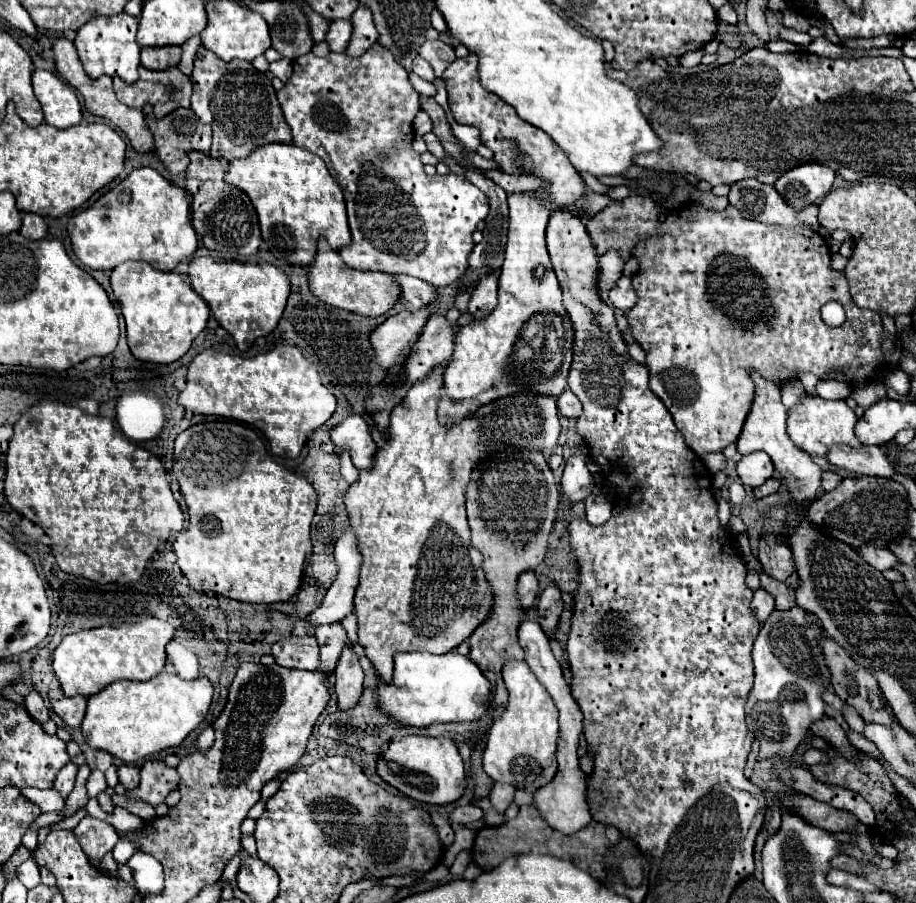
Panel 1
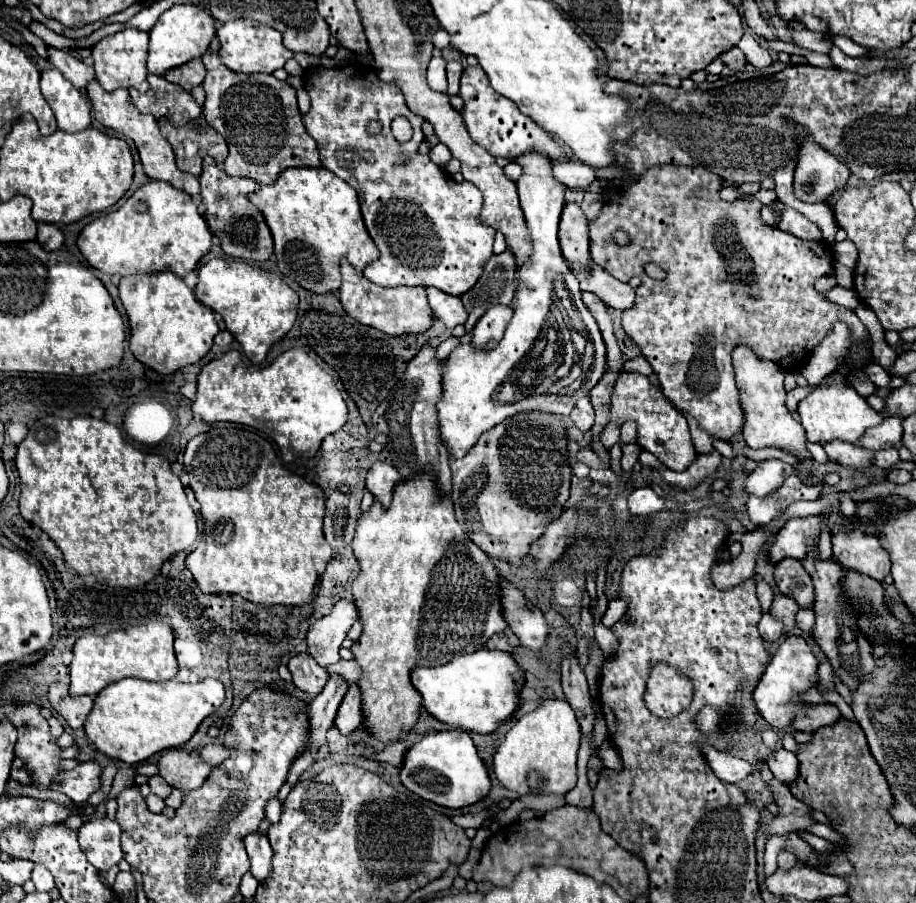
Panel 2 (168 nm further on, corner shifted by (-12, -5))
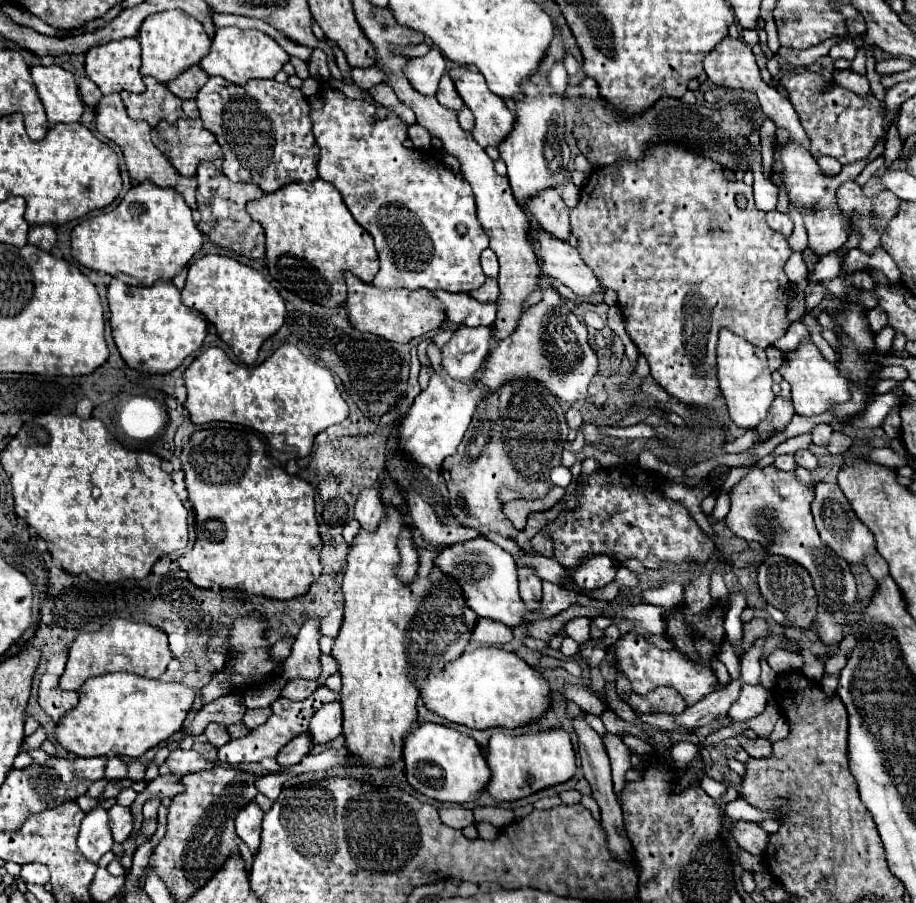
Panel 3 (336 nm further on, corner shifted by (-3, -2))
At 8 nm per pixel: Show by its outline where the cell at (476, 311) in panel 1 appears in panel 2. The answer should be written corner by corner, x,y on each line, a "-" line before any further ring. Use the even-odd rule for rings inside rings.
496,304
490,308
472,330
472,344
478,348
494,348
498,340
504,336
504,330
512,318
512,308
504,304

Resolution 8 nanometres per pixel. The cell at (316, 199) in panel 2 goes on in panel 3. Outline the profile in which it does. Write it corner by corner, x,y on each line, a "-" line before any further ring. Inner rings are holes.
323,179
285,185
275,193
269,193
257,201
251,201
247,205
247,213
255,221
259,221
261,227
265,229
265,237
267,237
265,259
267,259
269,275
275,281
279,281
285,289
297,293
305,301
313,301
329,309
341,307
347,301
347,285
343,277
345,271
351,271
355,277
359,277
365,283
371,283
379,271
379,257
373,245
373,237
353,219
339,191
331,183
325,183

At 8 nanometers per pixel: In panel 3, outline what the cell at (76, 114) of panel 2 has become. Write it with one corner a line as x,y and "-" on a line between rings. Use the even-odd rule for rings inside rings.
35,65
31,67
31,77
51,125
79,121
83,113
83,101
79,97
73,73
59,65

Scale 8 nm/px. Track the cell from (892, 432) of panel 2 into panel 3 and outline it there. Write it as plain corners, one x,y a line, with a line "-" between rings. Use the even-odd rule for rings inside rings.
833,431
831,439
829,439
829,447
825,447
825,449
829,451
829,455
839,455
839,453
843,453
845,449
849,449
853,443
855,443
855,441
853,441
851,437
847,437
845,433

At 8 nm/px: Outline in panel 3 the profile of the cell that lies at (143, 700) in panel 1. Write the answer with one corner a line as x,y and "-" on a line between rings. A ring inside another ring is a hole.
131,673
97,675
79,689
79,703
55,727
55,739
77,757
127,755
141,757
147,749
181,729
195,693
183,683
153,681

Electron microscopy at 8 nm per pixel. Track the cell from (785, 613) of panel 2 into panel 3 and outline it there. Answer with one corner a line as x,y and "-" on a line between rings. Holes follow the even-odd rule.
755,617
753,621
749,621
749,623
745,623
745,625
743,625
741,653
749,651
755,639
759,639
759,637
765,637
765,635
767,635
767,629
769,629
769,625
767,625
763,619
757,619
757,617

